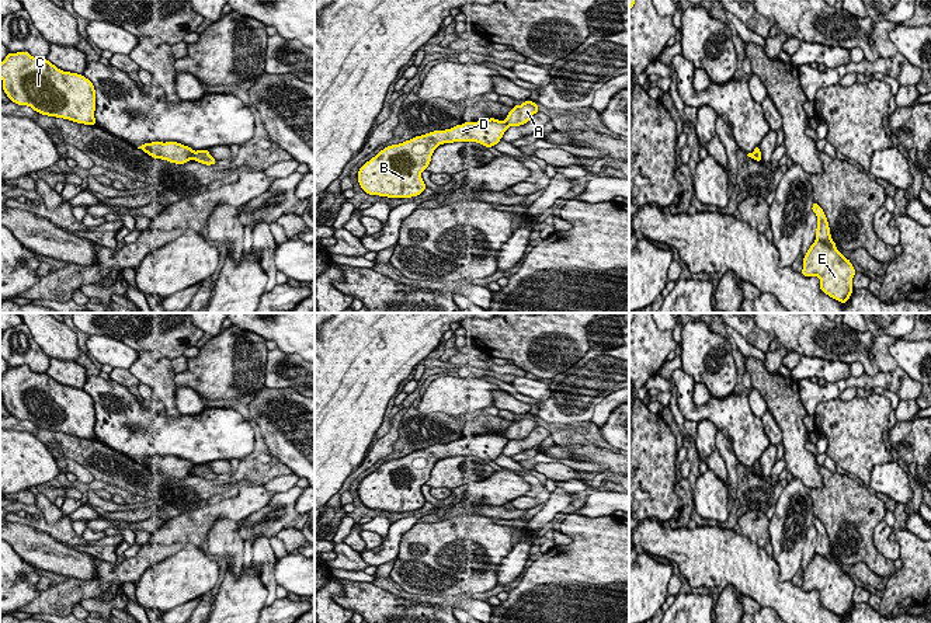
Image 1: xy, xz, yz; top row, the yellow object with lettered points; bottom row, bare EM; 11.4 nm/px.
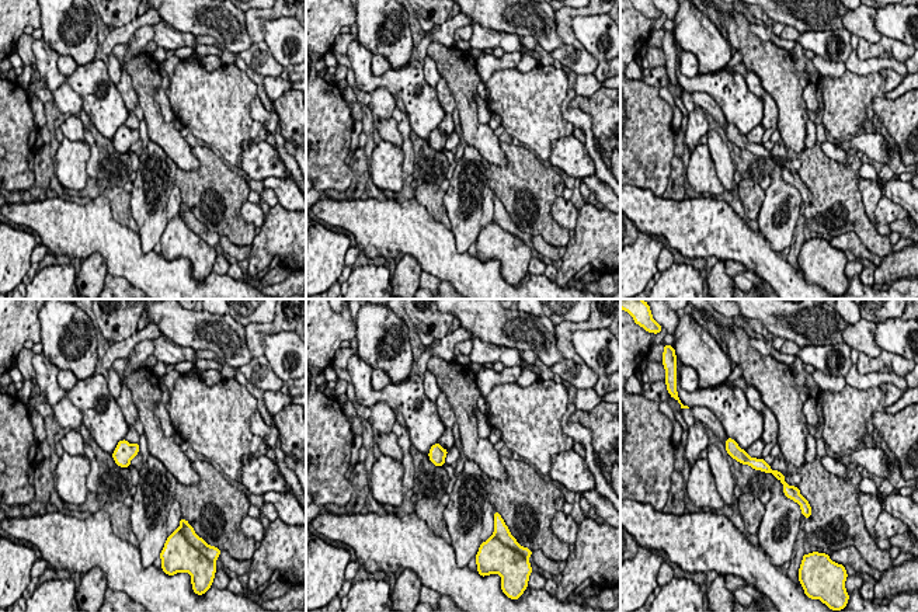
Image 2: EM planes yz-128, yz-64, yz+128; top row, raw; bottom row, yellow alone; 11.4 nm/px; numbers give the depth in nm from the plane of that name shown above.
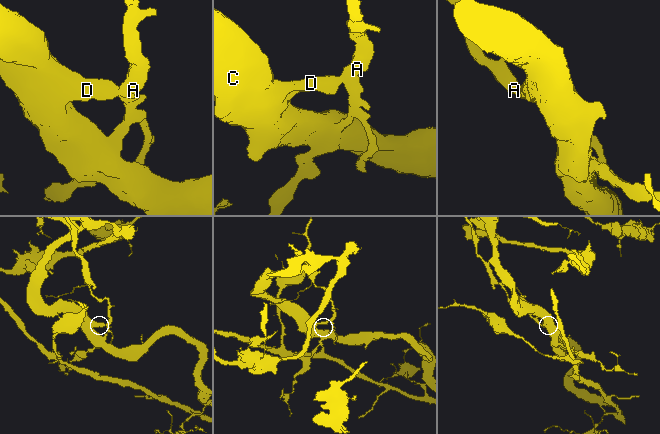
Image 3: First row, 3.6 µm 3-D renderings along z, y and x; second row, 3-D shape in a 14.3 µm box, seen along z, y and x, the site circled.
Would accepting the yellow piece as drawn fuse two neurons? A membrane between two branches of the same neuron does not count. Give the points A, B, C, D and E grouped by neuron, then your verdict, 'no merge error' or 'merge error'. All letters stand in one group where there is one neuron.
A / B C D E; merge error

